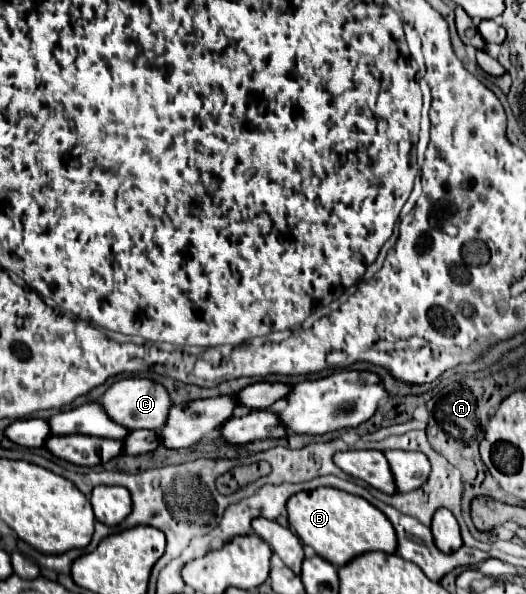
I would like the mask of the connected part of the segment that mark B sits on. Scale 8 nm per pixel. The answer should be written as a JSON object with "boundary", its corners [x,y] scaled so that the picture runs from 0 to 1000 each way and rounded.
{"boundary":[[[601,822],[593,828],[570,828],[570,832],[555,835],[548,842],[548,875],[551,875],[551,886],[563,892],[563,899],[570,902],[570,909],[582,919],[593,919],[605,936],[612,936],[616,943],[624,943],[635,953],[654,953],[665,943],[673,943],[677,936],[711,929],[711,926],[749,933],[753,919],[757,919],[749,886],[715,852],[707,852],[688,835],[673,835],[673,832],[662,832],[643,822]]]}

